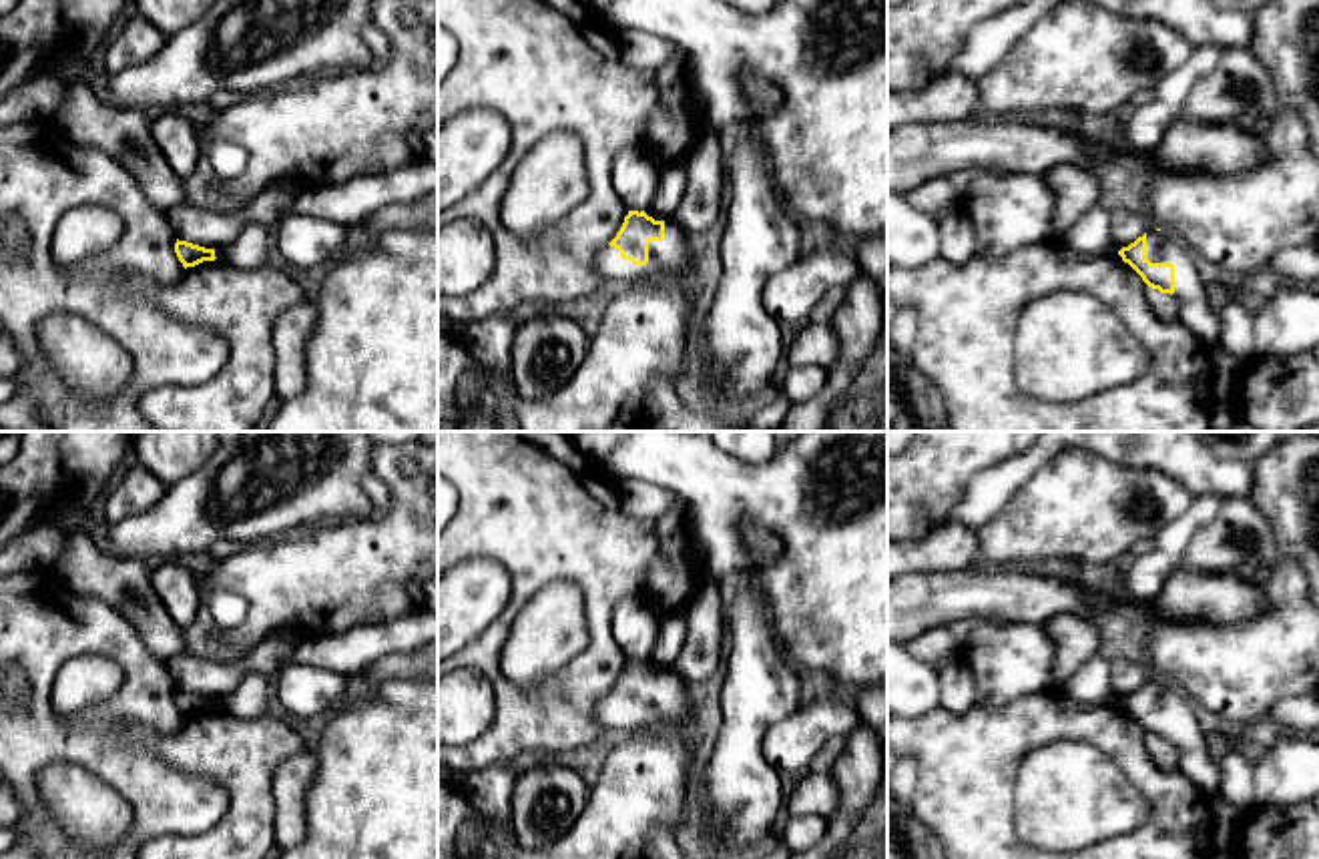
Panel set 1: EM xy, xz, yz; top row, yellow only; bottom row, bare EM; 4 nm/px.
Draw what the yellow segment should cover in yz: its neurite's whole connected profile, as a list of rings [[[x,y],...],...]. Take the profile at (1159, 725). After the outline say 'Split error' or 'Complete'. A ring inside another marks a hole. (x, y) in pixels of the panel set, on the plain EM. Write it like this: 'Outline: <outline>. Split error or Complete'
Outline: [[[1150,676],[1118,700],[1142,731],[1178,751],[1178,771],[1207,797],[1219,793],[1219,765],[1211,757],[1209,737],[1201,729],[1195,704],[1170,682]]]. Split error

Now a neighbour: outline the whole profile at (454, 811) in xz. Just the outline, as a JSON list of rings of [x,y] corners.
[[[438,779],[438,859],[464,859],[458,833],[472,819],[488,821],[468,803],[462,789]]]

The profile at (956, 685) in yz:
[[[958,656],[938,670],[940,706],[964,714],[976,702],[976,684],[970,666]]]

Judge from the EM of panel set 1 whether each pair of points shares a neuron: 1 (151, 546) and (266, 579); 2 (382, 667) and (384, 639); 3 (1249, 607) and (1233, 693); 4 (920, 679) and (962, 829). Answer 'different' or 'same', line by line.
1: different
2: different
3: different
4: different

